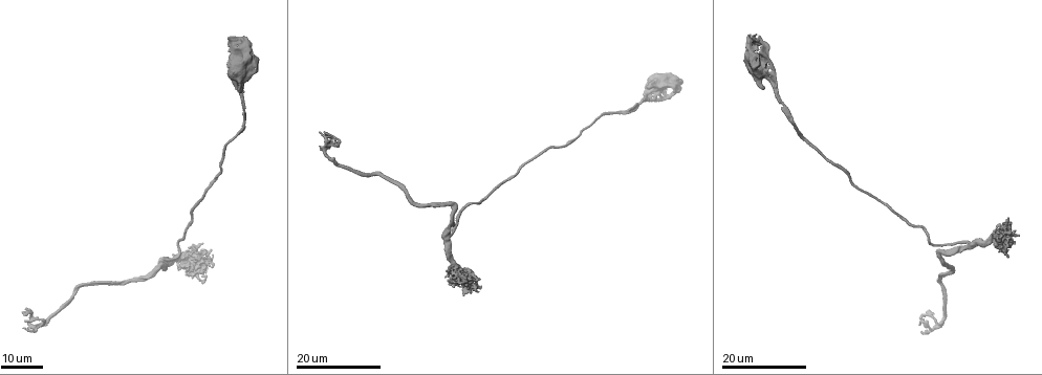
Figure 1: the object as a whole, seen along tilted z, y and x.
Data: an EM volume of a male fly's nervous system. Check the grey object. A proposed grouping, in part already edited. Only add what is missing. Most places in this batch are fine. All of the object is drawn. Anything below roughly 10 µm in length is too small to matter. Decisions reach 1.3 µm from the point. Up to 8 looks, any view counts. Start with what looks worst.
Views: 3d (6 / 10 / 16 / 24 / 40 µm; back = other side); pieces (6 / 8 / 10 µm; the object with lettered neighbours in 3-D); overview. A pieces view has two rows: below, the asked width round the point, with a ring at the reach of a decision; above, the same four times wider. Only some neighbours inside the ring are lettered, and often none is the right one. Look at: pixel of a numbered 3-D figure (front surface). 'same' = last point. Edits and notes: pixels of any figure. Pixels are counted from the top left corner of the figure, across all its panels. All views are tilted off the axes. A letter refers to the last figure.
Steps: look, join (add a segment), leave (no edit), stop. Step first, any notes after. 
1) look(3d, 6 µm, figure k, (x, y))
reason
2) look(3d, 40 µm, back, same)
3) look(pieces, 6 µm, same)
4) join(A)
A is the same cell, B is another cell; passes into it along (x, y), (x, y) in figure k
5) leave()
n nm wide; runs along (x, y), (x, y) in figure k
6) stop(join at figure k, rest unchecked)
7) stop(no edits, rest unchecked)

look(3d, 16 µm, figure 1, (445, 278))
an open end

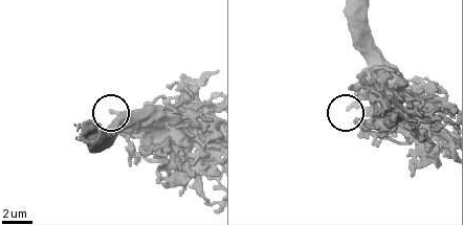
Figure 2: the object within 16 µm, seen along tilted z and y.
look(pieces, 10 µm, figure 2, (110, 111))
what lies round it

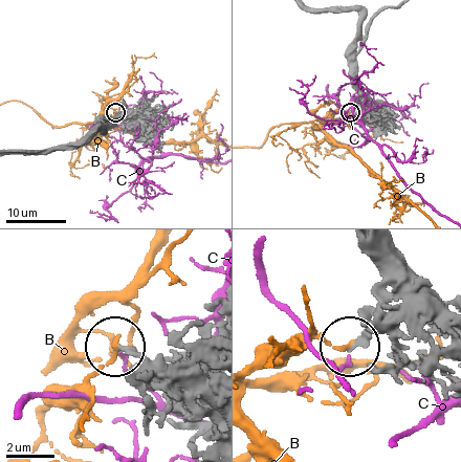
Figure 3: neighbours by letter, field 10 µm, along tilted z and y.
leave()
B and C are other cells; no lettered segment goes on from it

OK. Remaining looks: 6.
look(3d, 24 µm, figure 1, (762, 88))

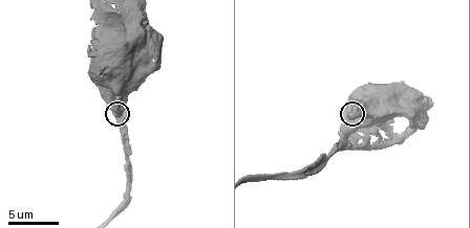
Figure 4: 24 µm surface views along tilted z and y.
look(pieces, 6 µm, figure 4, (116, 113))

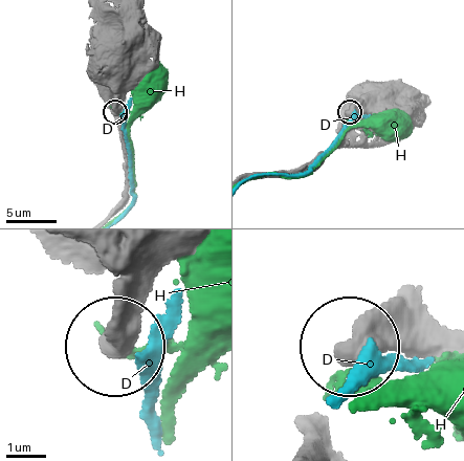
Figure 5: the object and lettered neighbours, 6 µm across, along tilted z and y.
leave()
D and H are other cells; runs along (125, 287), (118, 339) in figure 5; none of them fits

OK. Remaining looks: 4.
look(3d, 24 µm, figure 1, (203, 244))
an open end

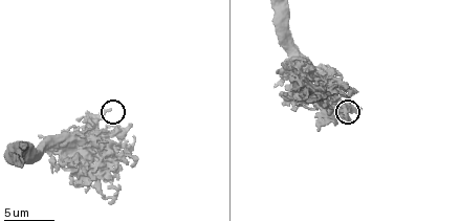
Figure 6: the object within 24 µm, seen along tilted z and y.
look(pieces, 10 µm, figure 6, (110, 108))

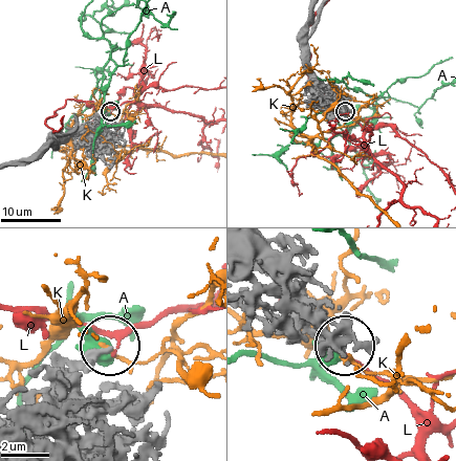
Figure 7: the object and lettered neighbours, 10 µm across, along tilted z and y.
leave()
220 nm wide; A, K and L are other cells; runs along (29, 414), (108, 350) in figure 7; no lettered segment goes on from it

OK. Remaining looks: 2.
look(3d, 6 µm, figure 4, (422, 127))
an open end

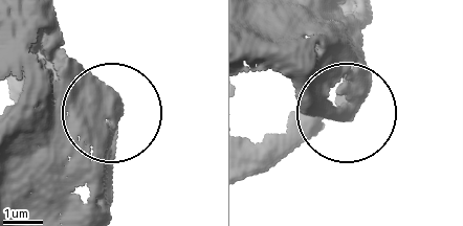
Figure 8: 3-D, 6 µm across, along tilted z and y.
look(pieces, 8 µm, figure 8, (347, 112))
see the neighbours

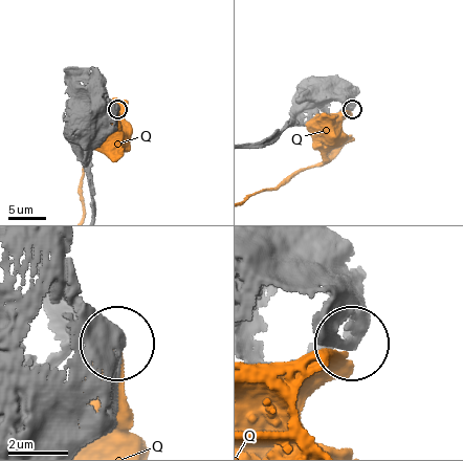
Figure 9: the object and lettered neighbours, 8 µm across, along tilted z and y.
leave()
Q is another cell; no lettered segment goes on from it

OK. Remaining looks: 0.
stop(no edits, rest unchecked)

